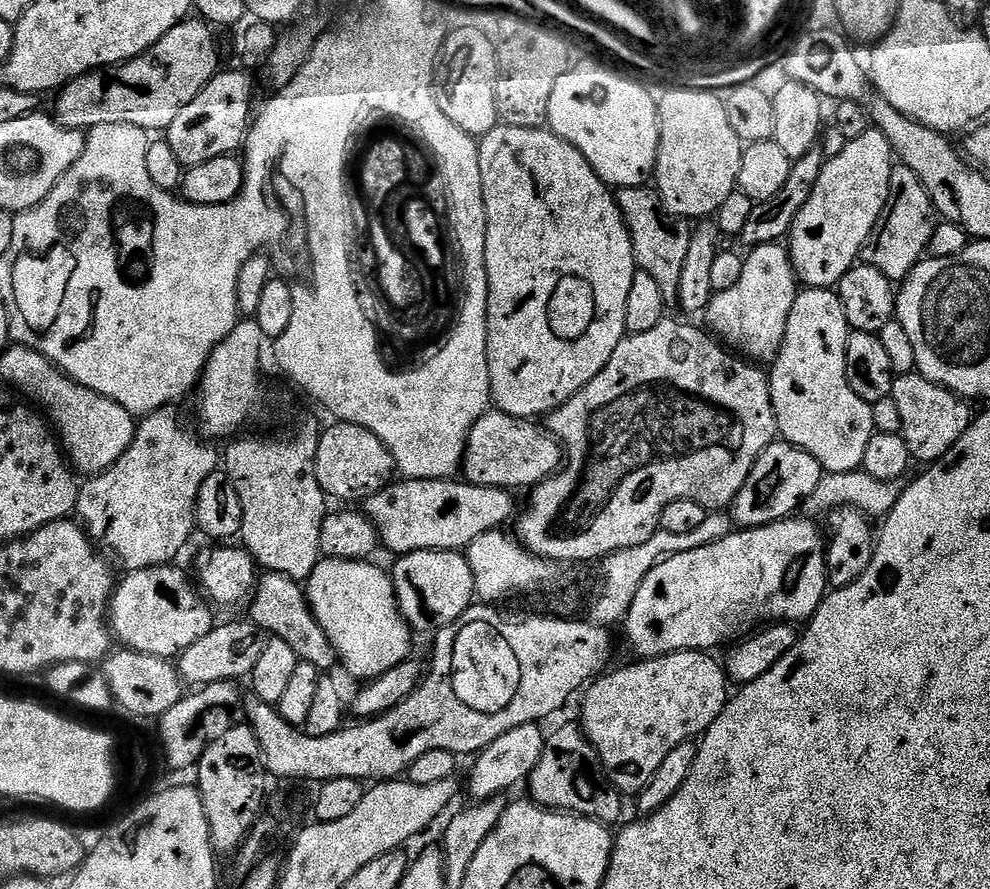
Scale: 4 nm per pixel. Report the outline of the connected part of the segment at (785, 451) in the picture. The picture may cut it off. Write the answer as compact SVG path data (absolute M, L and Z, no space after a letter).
M774 442L754 462L742 490L730 506L730 515L741 529L761 528L789 519L803 500L810 498L824 474L824 467L814 454L787 442Z

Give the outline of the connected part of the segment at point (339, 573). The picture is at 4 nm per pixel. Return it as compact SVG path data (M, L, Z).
M324 558L306 581L308 604L334 646L339 667L359 682L378 678L413 655L414 632L400 612L391 575L372 563Z

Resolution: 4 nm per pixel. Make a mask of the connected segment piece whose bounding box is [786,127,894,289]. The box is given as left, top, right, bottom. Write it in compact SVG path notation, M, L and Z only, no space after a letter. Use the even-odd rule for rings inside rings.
M869 127L868 132L862 134L862 138L847 141L842 154L825 159L822 174L818 174L818 183L786 237L788 254L792 257L796 278L801 285L835 289L841 278L861 259L864 244L888 204L893 167L894 153L886 134L873 127Z

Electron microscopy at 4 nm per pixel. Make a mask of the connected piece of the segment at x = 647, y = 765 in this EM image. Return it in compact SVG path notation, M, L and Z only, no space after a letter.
M707 651L672 652L655 660L641 659L617 672L608 670L591 681L583 693L584 705L580 708L579 723L594 746L596 760L613 788L621 794L638 794L652 781L666 754L693 738L703 737L708 727L722 714L730 699L730 681L725 669Z

